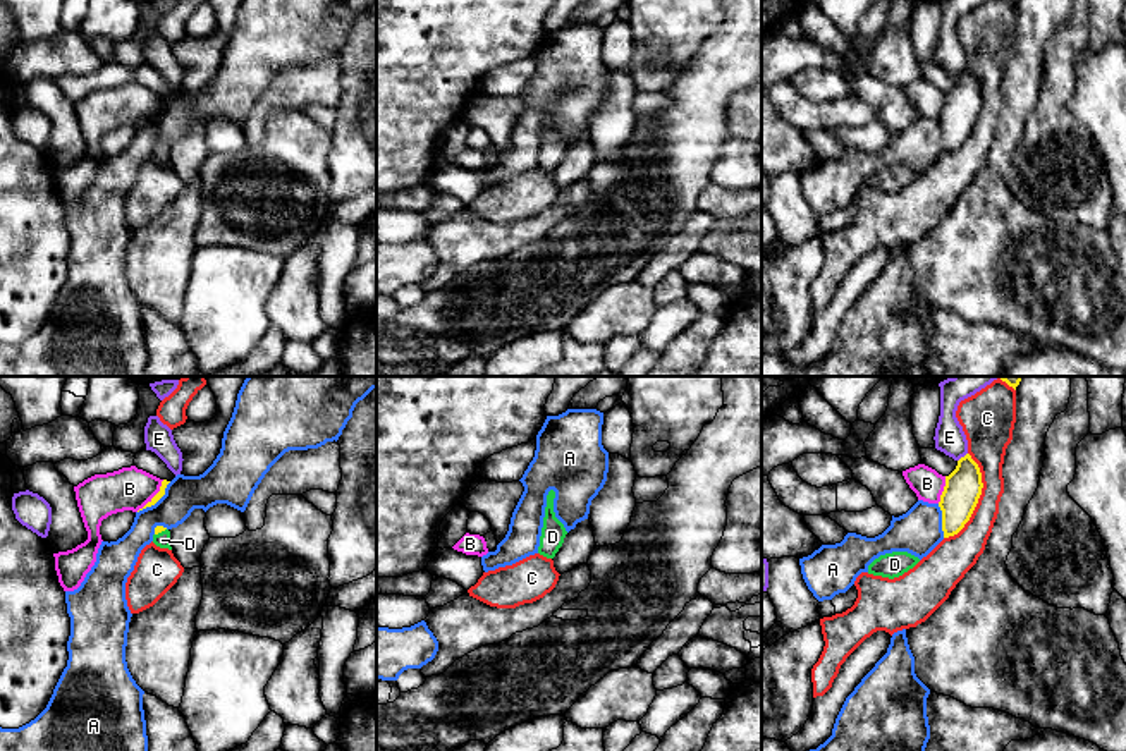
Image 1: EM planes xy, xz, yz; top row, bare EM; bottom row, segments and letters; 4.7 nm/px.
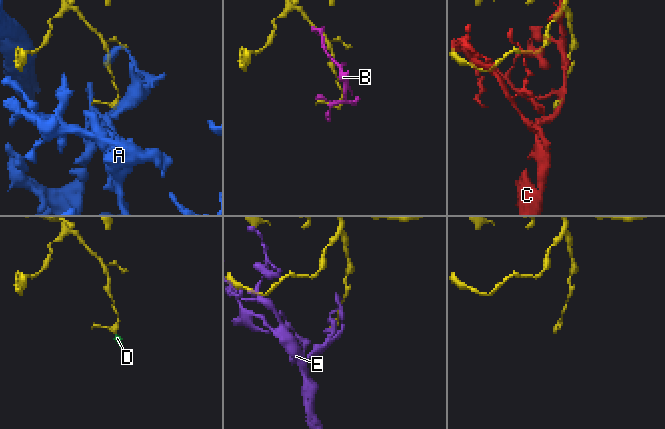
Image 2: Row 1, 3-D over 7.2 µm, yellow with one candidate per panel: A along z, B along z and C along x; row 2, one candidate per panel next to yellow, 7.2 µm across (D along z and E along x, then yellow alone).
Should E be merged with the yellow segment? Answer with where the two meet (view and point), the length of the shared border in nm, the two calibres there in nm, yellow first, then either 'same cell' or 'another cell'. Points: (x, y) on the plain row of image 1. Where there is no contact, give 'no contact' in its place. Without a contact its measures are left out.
yz (961, 73) | 60 nm | 180/140 nm | another cell

